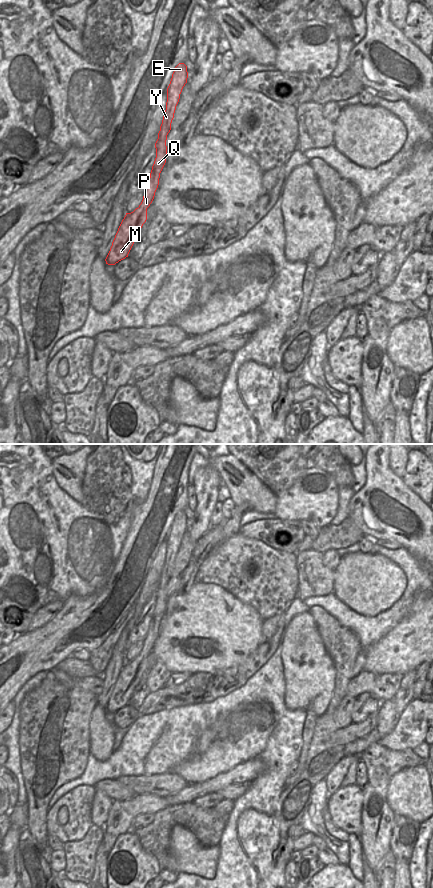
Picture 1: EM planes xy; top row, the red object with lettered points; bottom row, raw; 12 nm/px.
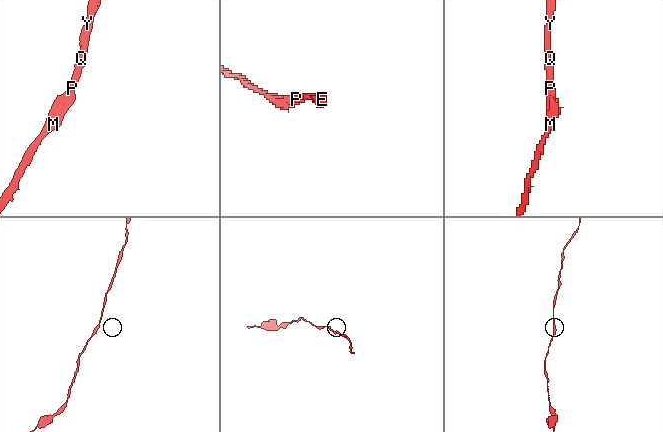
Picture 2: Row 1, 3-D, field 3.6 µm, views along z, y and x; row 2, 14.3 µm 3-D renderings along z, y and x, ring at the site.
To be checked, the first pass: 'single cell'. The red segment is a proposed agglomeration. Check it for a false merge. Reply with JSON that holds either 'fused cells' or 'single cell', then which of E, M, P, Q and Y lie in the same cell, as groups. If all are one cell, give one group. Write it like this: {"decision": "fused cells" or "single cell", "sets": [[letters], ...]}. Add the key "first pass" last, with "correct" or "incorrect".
{"decision": "single cell", "sets": [["E", "M", "P", "Q", "Y"]], "first pass": "correct"}

